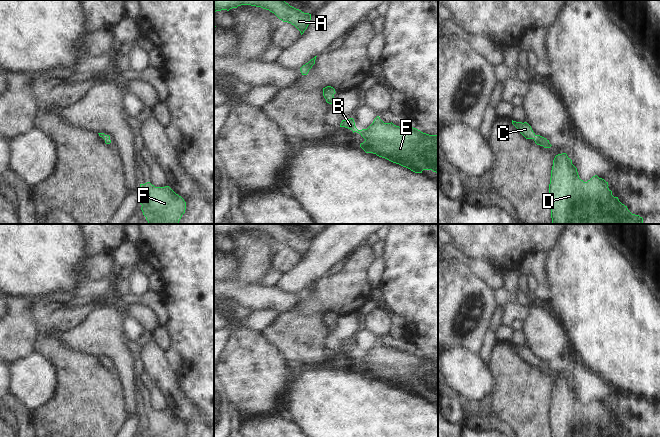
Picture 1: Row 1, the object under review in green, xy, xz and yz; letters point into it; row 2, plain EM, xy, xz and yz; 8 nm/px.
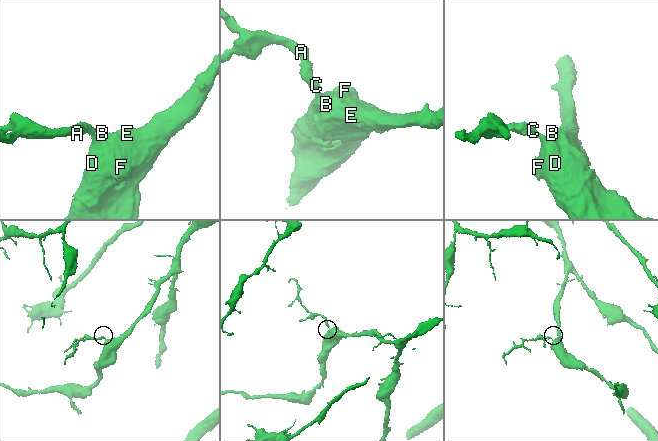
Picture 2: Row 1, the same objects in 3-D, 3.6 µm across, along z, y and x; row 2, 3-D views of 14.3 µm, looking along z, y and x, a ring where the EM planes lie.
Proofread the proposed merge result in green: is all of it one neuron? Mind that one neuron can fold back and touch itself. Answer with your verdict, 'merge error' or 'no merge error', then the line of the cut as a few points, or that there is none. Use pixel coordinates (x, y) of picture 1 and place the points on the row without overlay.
no merge error; cut none

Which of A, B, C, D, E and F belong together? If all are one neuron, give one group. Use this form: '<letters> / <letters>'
A B C D E F

